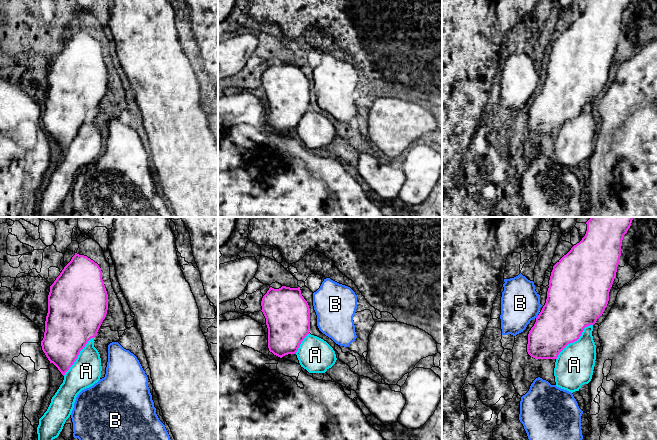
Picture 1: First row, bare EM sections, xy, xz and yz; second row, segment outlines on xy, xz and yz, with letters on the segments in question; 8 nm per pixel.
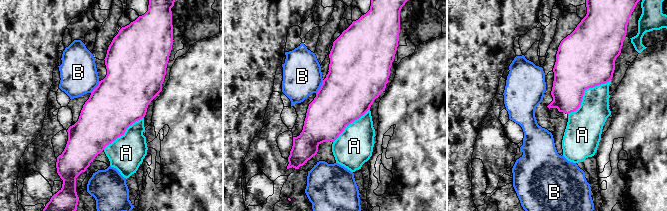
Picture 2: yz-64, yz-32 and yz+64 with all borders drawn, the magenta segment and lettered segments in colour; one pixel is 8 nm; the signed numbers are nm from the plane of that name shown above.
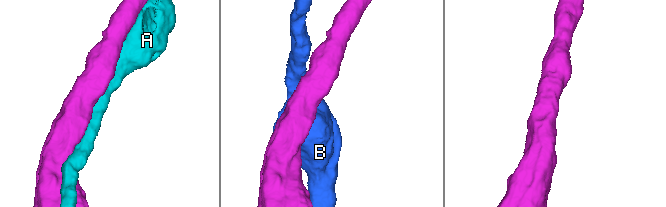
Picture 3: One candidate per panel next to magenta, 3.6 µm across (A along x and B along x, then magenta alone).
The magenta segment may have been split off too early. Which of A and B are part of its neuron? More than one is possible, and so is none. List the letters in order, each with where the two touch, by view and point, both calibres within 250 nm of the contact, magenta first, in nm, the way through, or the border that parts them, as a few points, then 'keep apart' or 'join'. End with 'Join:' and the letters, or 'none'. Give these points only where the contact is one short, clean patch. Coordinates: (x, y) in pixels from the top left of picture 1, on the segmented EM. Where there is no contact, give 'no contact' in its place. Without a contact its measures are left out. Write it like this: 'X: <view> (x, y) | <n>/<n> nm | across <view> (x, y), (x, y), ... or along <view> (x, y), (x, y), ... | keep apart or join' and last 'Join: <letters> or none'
A: yz (574, 341) | 380/300 nm | join
B: yz (537, 317) | 380/320 nm | along yz (538, 315), (536, 318) | keep apart
Join: A

